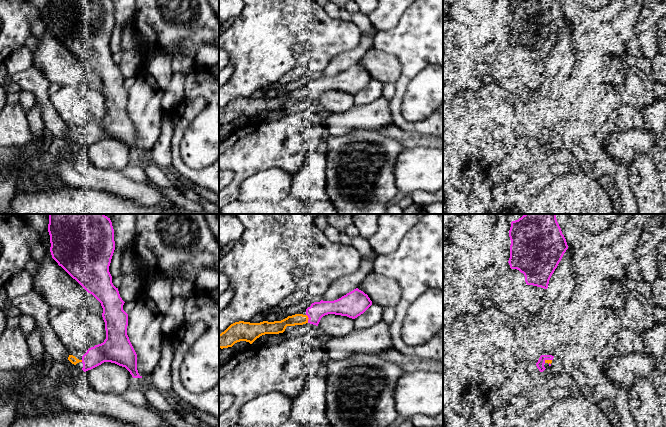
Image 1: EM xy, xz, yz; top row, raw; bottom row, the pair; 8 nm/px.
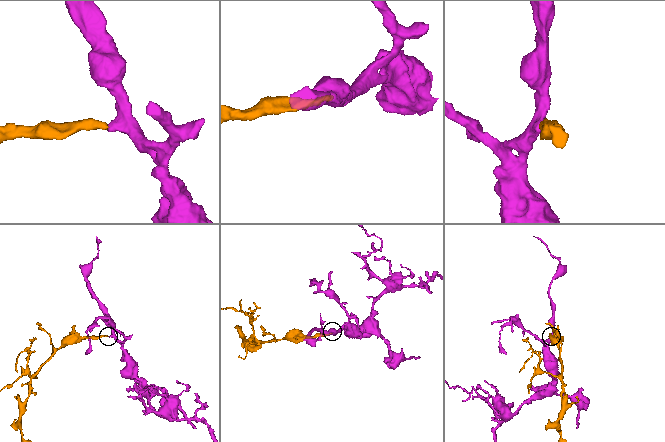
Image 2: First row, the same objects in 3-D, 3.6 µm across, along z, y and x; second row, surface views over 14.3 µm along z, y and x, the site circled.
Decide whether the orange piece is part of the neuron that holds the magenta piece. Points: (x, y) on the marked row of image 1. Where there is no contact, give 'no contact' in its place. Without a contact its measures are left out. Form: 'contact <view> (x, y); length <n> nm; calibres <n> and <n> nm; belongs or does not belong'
contact xz (308, 317); length 70 nm; calibres 140 and 100 nm; belongs

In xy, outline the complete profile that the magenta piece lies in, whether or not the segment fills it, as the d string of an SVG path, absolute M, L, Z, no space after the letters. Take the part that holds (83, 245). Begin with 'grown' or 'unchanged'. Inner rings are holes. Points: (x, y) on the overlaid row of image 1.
unchanged; M49 214L48 232L52 258L88 293L92 294L103 308L106 339L82 356L84 372L104 362L125 367L133 378L142 378L137 370L137 354L127 335L128 314L123 310L124 301L118 288L112 283L109 266L115 250L114 229L110 218L104 214Z

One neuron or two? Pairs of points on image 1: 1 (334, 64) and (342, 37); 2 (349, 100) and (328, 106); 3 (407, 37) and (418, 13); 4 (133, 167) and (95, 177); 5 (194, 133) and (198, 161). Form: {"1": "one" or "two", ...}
{"1": "two", "2": "one", "3": "one", "4": "two", "5": "one"}

